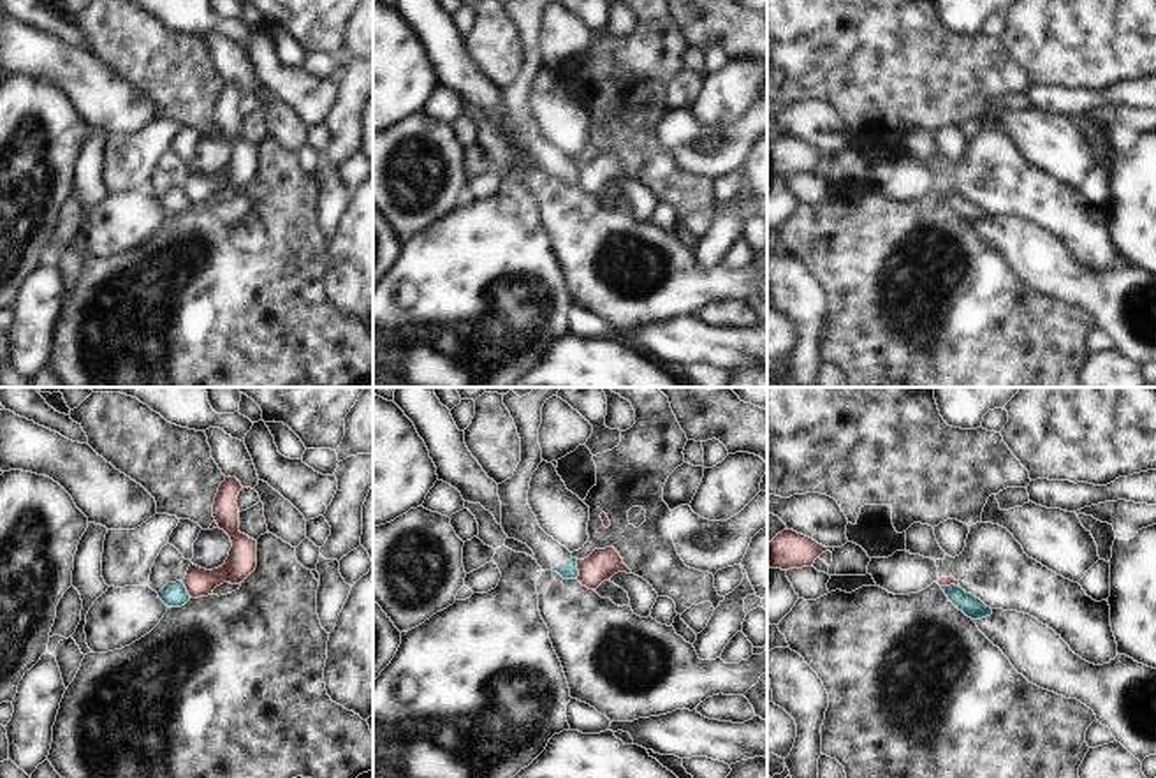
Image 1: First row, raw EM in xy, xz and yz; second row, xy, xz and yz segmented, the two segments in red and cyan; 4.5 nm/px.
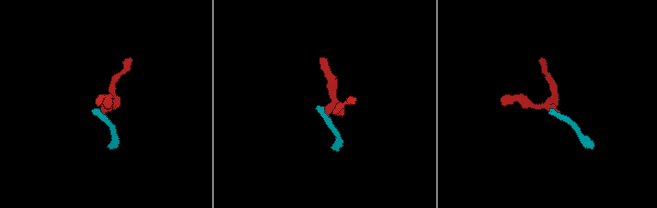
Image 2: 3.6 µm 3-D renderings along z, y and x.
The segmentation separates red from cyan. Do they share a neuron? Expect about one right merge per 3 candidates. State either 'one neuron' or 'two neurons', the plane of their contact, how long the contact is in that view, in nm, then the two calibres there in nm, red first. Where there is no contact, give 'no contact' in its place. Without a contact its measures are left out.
two neurons | xz | 90 nm | 150/80 nm

